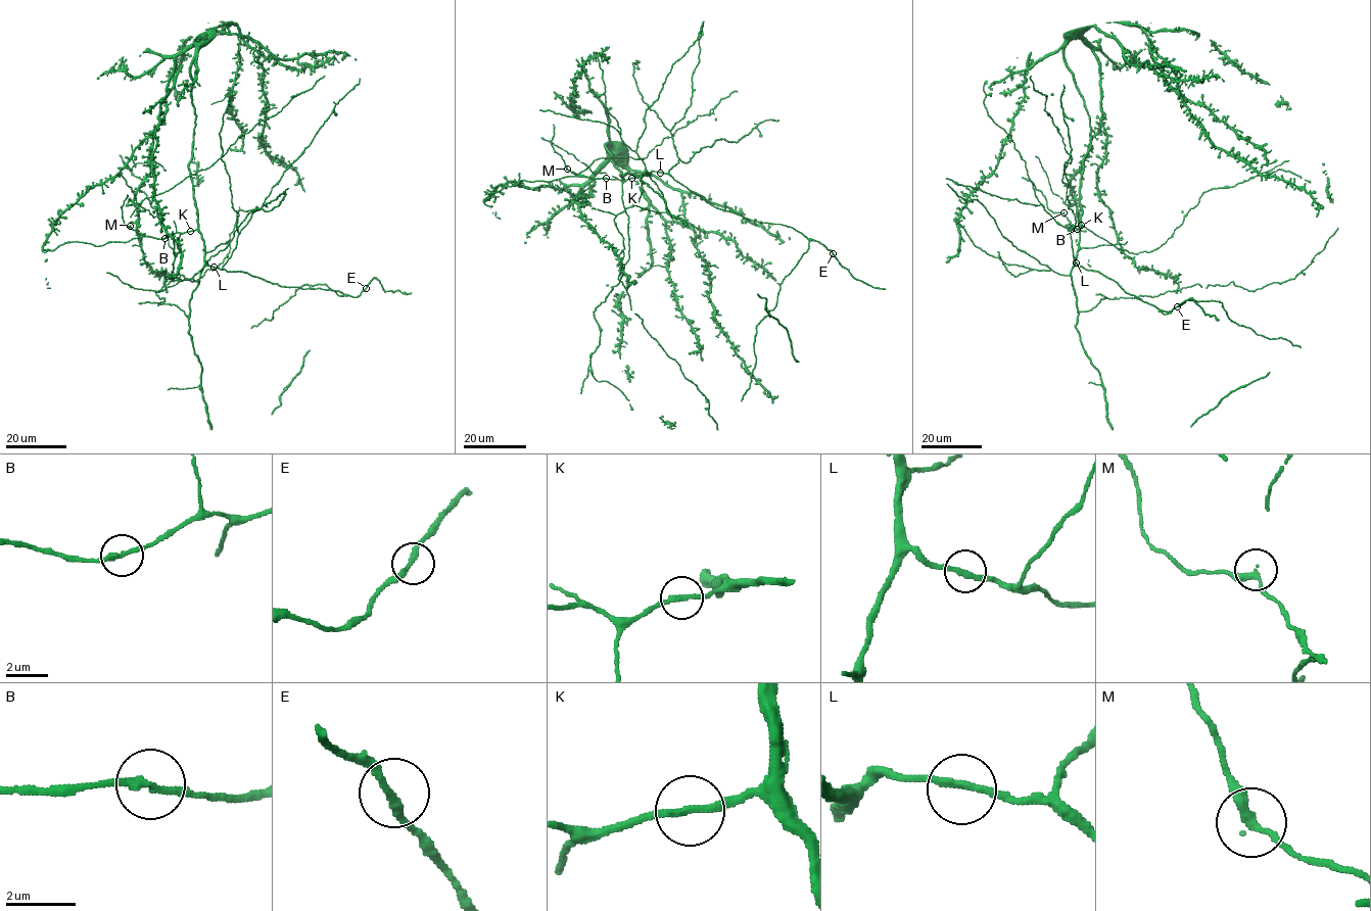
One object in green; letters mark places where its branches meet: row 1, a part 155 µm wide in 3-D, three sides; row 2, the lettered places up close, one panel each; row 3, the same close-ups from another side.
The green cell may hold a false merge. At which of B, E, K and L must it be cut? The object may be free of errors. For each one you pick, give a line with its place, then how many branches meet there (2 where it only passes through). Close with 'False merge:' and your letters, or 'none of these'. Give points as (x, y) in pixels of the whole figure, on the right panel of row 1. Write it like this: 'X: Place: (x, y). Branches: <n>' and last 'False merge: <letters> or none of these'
False merge: none of these

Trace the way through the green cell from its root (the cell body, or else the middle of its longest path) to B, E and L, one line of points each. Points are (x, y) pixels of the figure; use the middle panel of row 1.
B: (627, 174), (637, 177), (624, 181), (606, 178)
E: (627, 174), (668, 174), (718, 208), (793, 227), (833, 253)
L: (627, 174), (640, 177), (660, 173)

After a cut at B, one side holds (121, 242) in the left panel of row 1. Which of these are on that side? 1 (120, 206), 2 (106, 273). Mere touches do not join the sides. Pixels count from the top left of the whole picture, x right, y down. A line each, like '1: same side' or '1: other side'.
1: same side
2: other side

